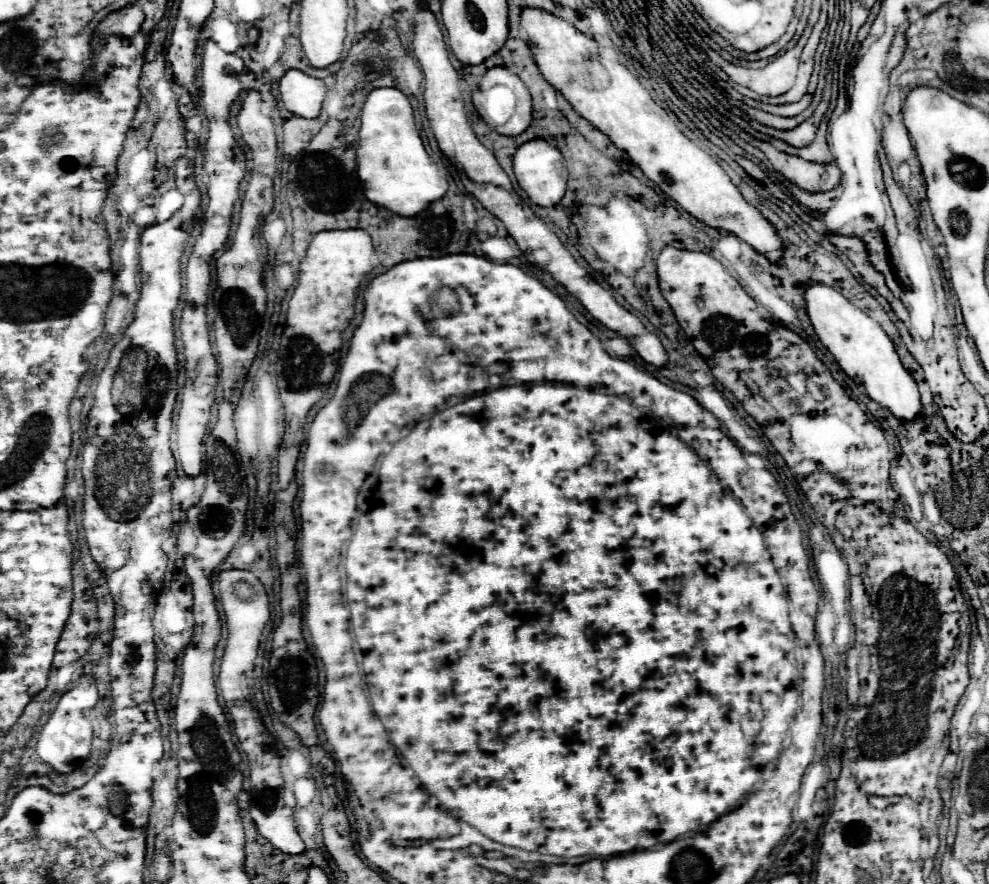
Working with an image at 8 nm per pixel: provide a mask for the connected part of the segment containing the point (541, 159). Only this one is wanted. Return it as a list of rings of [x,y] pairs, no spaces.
[[[537,138],[537,140],[525,142],[523,146],[519,146],[519,150],[513,156],[513,170],[515,170],[515,178],[519,186],[525,190],[529,200],[537,206],[545,206],[545,208],[555,206],[565,196],[567,176],[569,176],[565,168],[565,160],[561,152],[555,146],[551,146],[549,142]]]

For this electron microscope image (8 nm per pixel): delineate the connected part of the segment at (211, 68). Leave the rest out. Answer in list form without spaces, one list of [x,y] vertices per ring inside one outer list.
[[[213,40],[203,46],[203,106],[207,120],[229,120],[229,108],[243,90],[235,72],[243,68],[237,54],[221,50]]]

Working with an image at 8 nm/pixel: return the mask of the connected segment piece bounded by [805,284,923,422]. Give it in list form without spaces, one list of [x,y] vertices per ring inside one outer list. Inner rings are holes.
[[[811,284],[805,292],[805,302],[807,314],[813,322],[819,340],[829,348],[843,372],[853,378],[855,384],[867,390],[869,398],[879,402],[883,408],[891,410],[891,414],[899,420],[911,422],[923,416],[923,402],[917,382],[903,368],[891,338],[883,332],[877,322],[873,322],[865,312],[853,306],[835,288],[829,288],[825,284]]]

